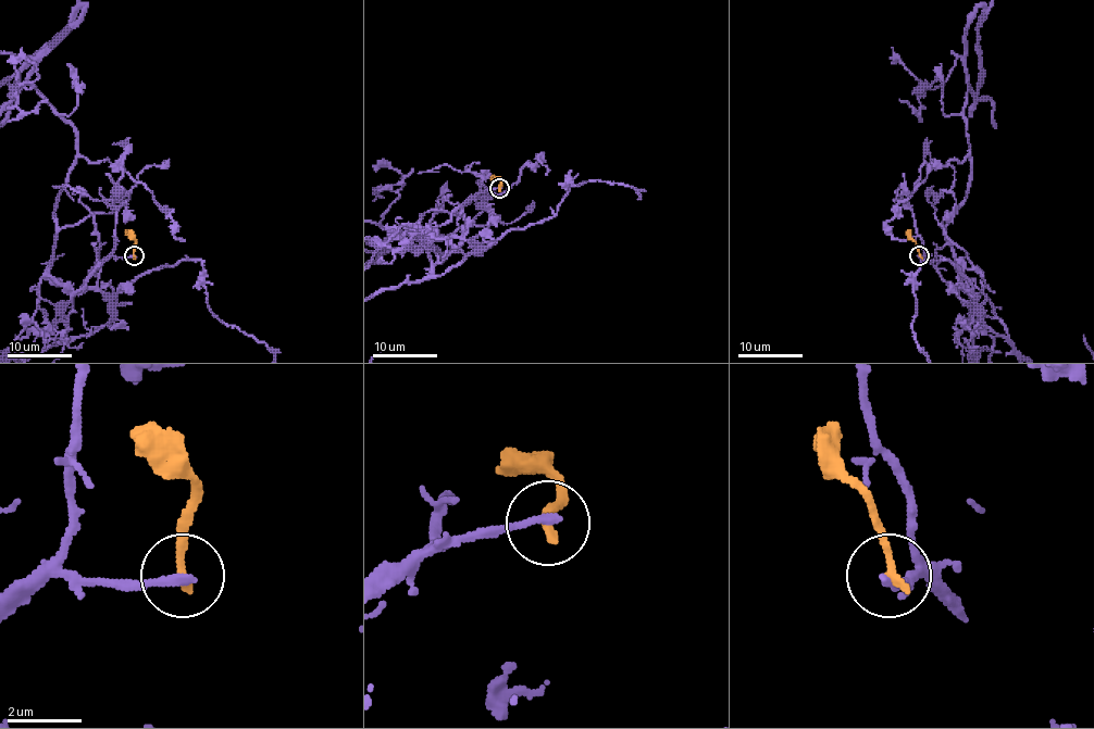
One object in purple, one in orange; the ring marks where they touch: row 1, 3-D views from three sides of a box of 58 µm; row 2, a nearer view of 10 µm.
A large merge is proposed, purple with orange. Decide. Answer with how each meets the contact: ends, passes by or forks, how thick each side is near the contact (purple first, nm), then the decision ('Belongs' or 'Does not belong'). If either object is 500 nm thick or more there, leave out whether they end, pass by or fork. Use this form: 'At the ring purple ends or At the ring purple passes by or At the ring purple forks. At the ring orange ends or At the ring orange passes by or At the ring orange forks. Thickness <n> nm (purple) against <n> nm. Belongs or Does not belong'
At the ring purple ends. At the ring orange ends. Thickness 240 nm (purple) against 280 nm. Does not belong

